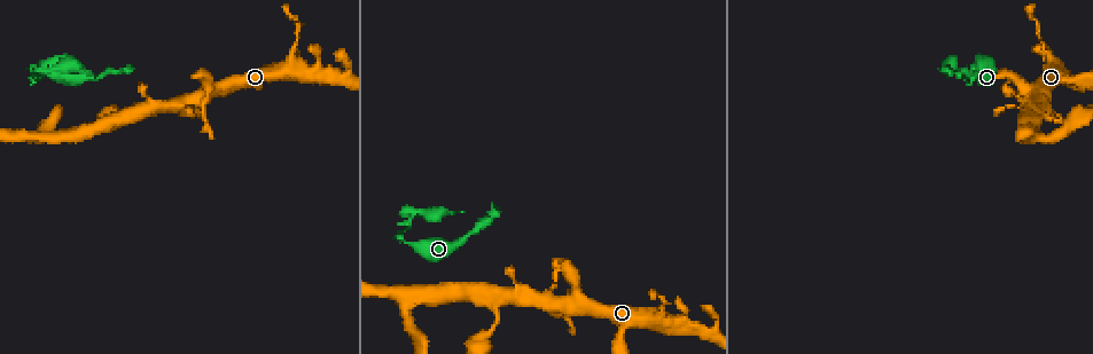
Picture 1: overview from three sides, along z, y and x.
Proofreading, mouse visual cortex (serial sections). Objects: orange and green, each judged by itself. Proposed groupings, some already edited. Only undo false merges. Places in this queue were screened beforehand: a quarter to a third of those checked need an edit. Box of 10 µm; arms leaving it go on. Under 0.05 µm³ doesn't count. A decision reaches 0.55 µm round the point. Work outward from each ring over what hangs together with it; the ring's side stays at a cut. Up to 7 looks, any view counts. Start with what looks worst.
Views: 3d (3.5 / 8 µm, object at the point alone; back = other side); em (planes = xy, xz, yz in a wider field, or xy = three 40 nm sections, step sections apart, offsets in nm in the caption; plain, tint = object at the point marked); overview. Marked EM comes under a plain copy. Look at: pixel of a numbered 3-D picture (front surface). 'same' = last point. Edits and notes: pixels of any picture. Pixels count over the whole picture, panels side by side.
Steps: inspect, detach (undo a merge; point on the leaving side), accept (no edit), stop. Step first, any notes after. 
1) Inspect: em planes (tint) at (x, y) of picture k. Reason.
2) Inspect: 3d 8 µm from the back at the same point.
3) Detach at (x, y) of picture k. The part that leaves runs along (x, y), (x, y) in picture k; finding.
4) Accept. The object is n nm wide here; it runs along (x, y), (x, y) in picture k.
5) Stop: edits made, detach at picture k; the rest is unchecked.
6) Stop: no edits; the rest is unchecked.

Inspect: 3d 3.5 µm at (35, 83) of picture 1. Sharp bend.

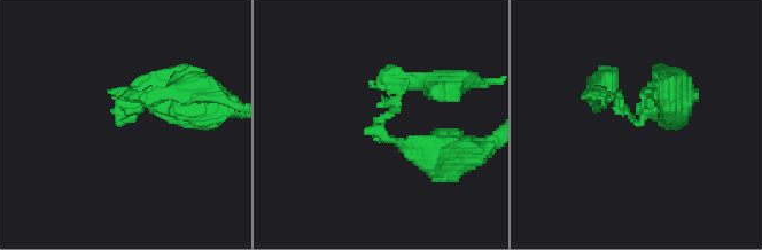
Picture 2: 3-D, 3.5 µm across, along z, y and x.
Inspect: em xy step 2 (tint) at (633, 119) of picture 2. The arms are 200, 250 nm wide.

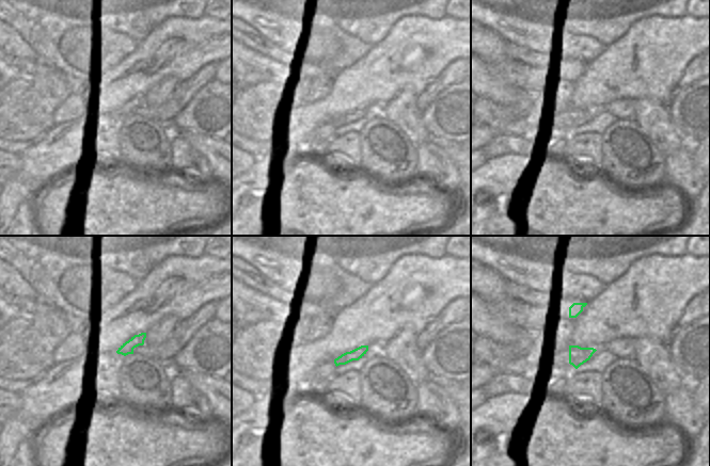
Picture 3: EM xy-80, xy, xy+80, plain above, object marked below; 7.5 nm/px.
Detach at (605, 100) of picture 2. The part that leaves runs along (646, 109), (635, 120), (603, 85) in picture 2; two cells meet here.

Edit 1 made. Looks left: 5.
Inspect: overview. Redraw.

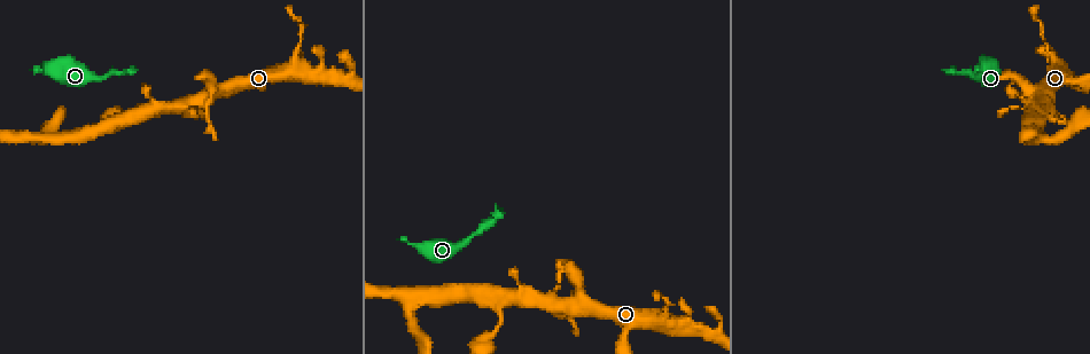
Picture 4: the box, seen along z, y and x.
Inspect: 3d 8 µm at (1034, 111) of picture 4. Arms part here.

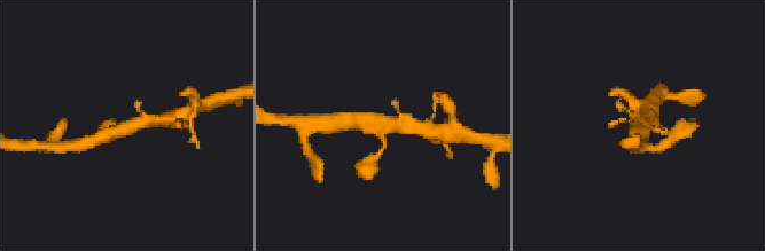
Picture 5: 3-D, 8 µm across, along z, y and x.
Inspect: 3d 3.5 µm at the same point.

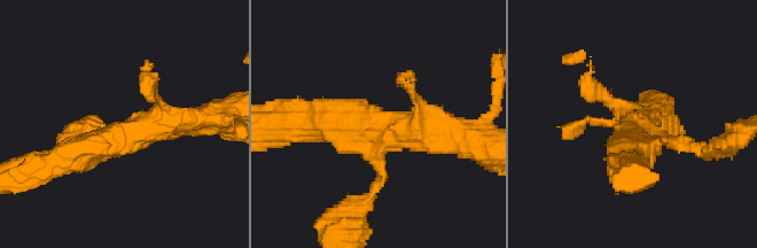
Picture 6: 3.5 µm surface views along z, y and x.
Inspect: em xy step 3 (tint) at (133, 133) of picture 6.

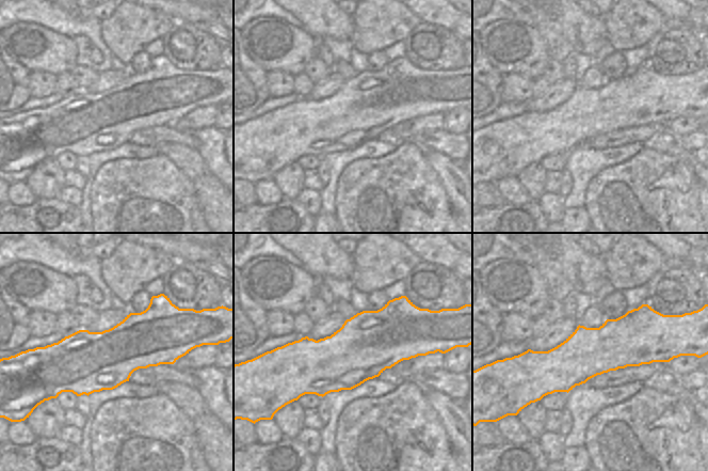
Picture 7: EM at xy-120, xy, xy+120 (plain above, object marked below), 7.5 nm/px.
Accept. It runs along (661, 351), (524, 363) in picture 7; one cell here.

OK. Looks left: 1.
Stop: edits made, detach at picture 2; the rest is unchecked.

